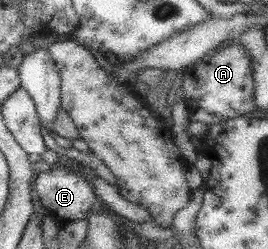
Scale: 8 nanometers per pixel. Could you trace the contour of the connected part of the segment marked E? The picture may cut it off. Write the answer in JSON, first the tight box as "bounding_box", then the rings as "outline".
{"bounding_box":[33,167,97,224],"outline":[[[53,167],[50,172],[34,172],[33,186],[41,205],[61,224],[87,218],[89,208],[97,200],[92,186],[75,173]]]}

